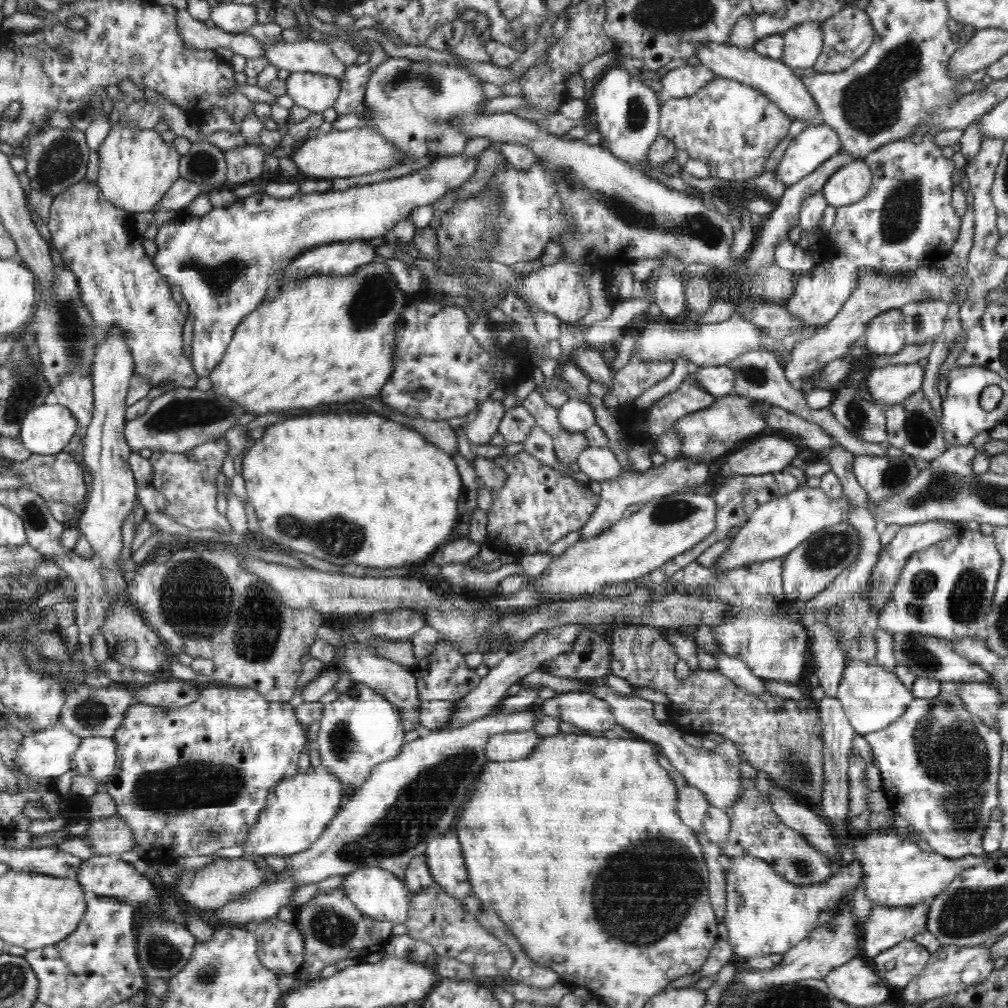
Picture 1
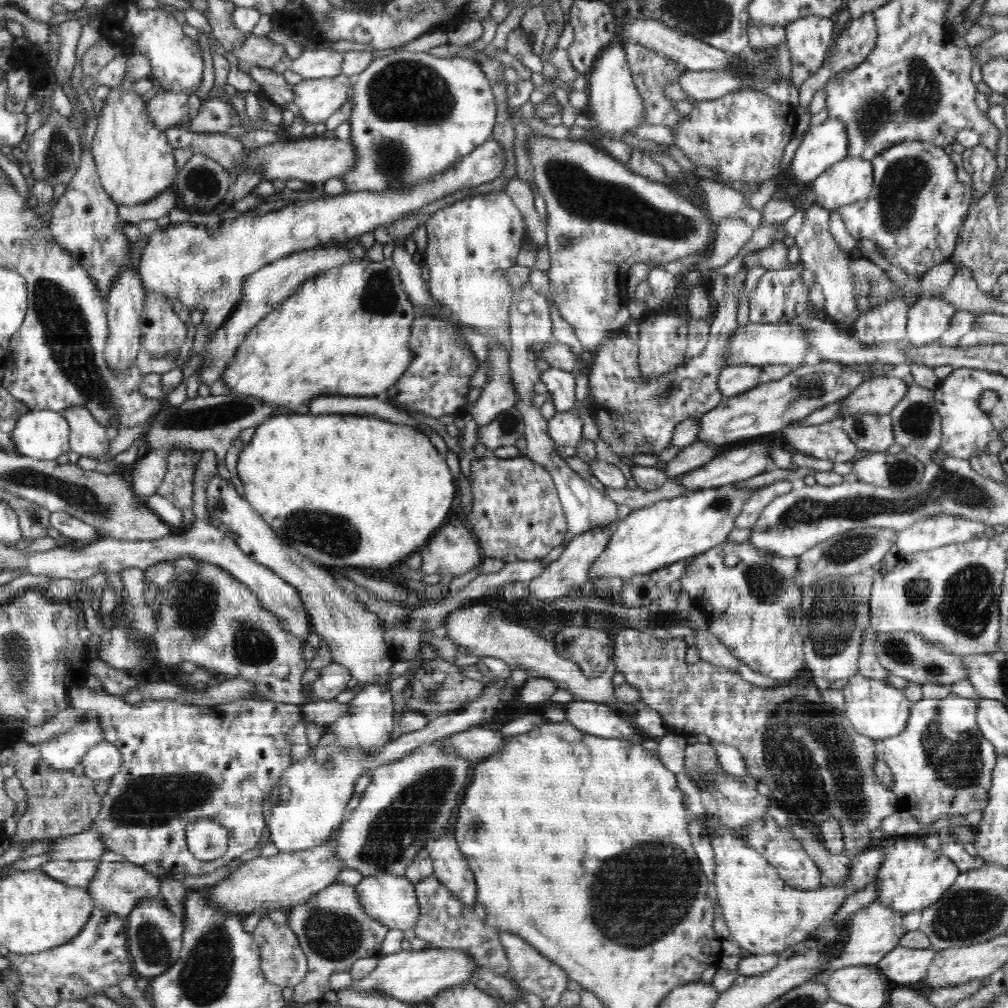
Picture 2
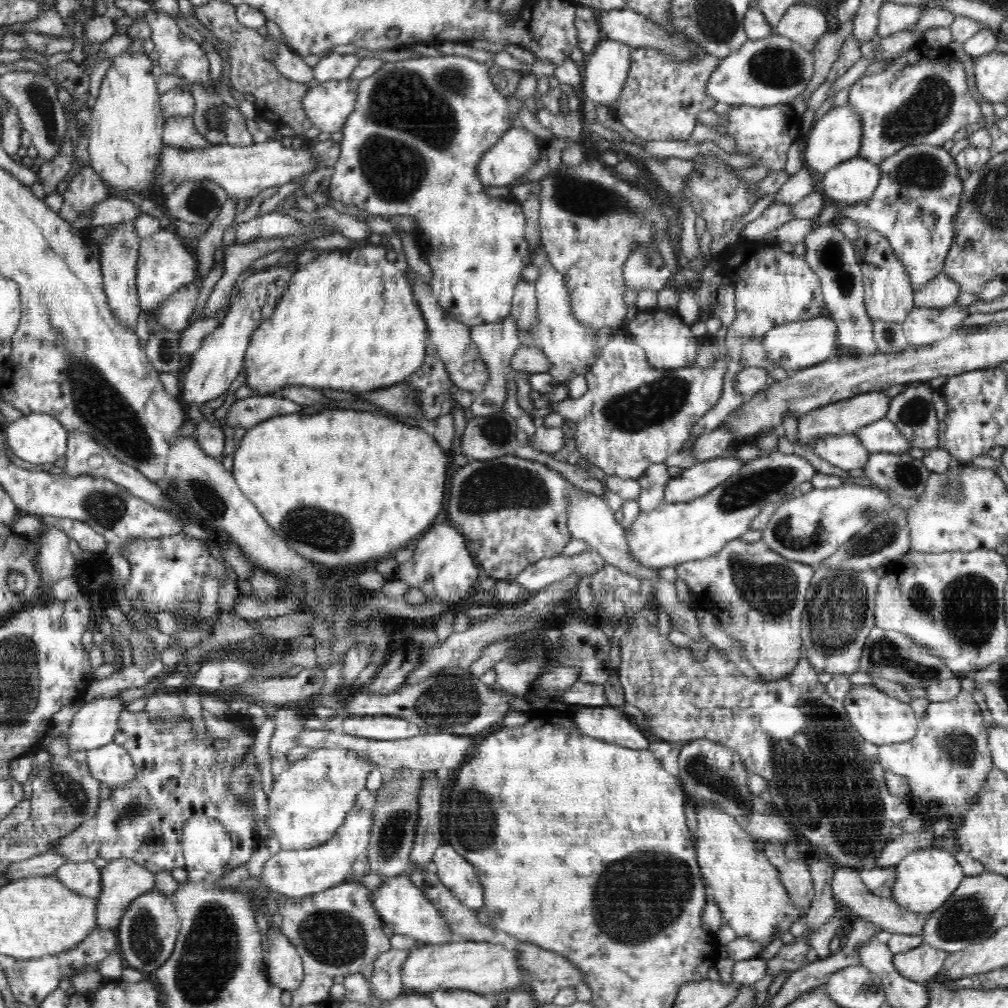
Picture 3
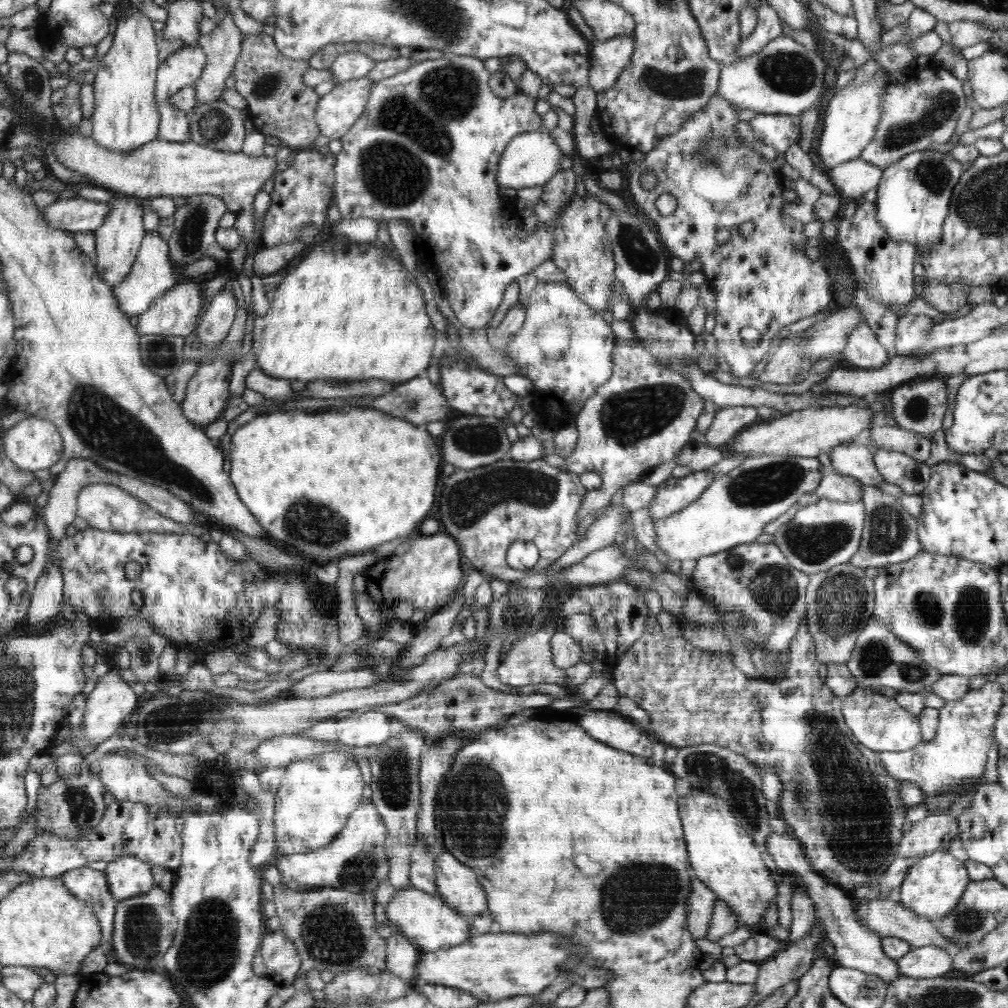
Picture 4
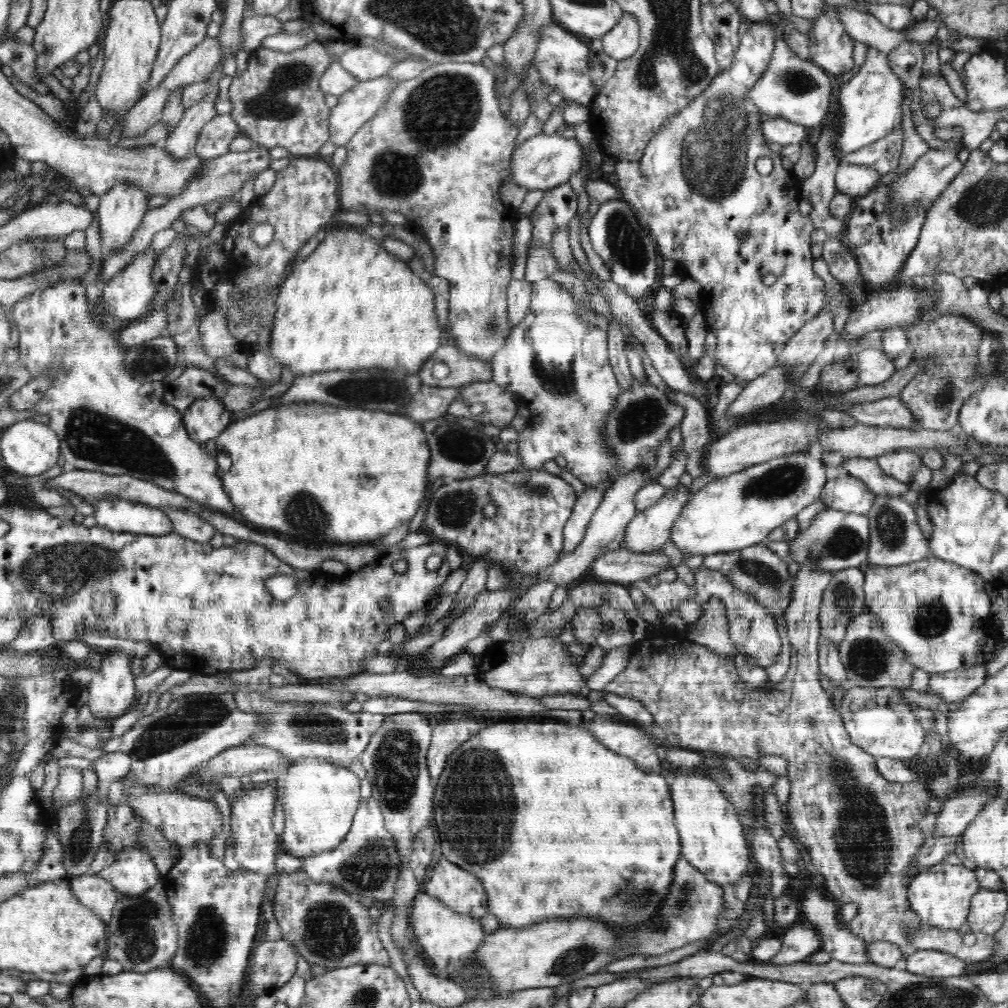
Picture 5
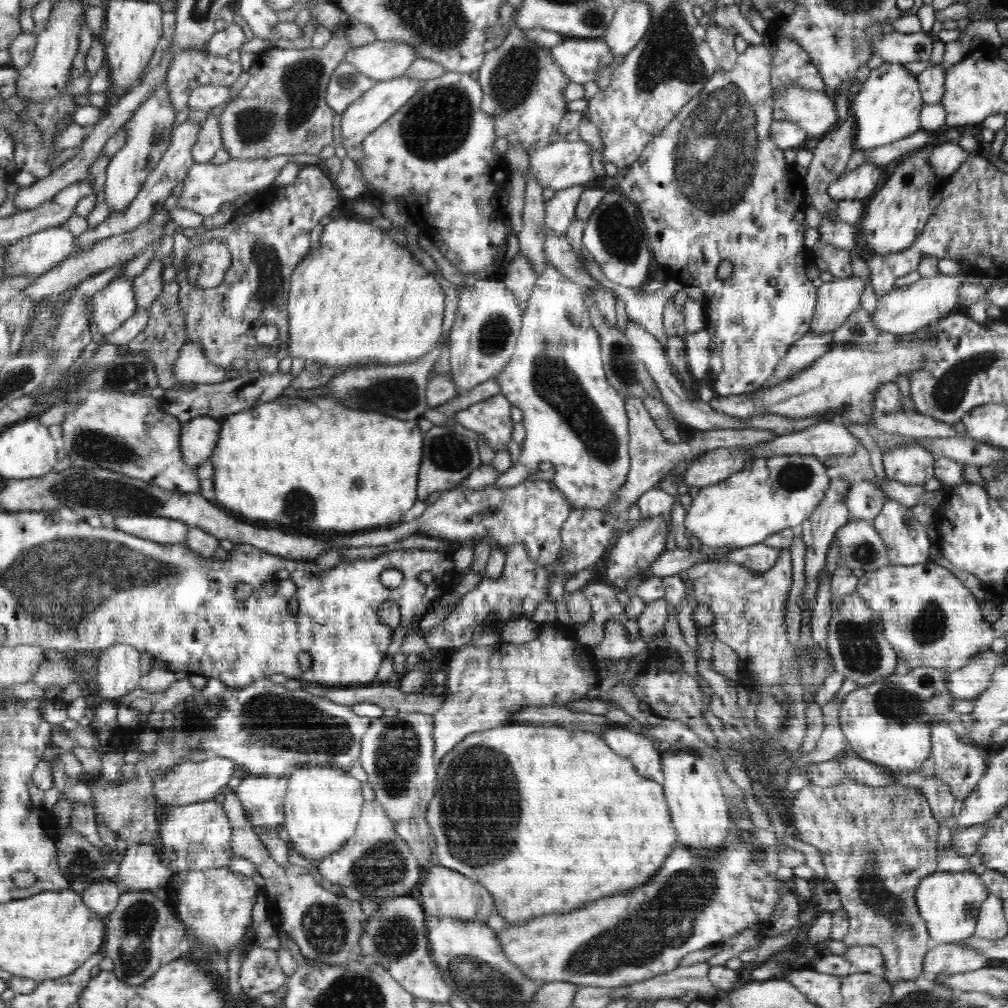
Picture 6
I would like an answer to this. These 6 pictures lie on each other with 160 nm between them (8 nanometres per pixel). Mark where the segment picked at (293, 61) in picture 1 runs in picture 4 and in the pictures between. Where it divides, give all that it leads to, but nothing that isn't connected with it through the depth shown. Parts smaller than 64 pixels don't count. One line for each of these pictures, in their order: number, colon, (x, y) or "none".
2: (321, 63)
3: (335, 66)
4: (354, 64)

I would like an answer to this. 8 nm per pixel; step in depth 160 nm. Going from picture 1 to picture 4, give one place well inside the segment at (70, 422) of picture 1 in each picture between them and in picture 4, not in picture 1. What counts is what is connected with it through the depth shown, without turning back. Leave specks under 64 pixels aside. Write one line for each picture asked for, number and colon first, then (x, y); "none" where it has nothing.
2: (43, 434)
3: (38, 438)
4: (34, 443)

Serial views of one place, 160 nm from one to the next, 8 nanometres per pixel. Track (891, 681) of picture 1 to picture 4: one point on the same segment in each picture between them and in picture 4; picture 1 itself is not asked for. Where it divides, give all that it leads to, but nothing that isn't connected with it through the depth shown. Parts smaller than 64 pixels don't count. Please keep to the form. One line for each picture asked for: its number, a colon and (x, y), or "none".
2: (876, 709)
3: (880, 719)
4: (878, 722)

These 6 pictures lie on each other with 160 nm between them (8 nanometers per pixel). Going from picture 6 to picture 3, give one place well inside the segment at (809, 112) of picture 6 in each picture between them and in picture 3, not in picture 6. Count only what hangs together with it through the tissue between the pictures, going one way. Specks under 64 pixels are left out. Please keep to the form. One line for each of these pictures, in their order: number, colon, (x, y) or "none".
3: (775, 70)
4: (785, 77)
5: (797, 90)

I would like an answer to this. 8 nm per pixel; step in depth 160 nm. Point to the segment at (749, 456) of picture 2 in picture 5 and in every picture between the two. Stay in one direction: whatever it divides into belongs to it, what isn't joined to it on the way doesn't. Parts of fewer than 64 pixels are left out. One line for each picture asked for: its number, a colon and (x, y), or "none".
3: (696, 481)
4: (676, 493)
5: (650, 529)

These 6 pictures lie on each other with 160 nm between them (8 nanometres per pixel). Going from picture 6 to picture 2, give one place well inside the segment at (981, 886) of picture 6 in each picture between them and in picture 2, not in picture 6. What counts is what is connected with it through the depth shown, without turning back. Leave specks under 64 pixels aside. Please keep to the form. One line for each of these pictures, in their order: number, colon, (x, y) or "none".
2: (912, 877)
3: (925, 879)
4: (933, 887)
5: (940, 895)

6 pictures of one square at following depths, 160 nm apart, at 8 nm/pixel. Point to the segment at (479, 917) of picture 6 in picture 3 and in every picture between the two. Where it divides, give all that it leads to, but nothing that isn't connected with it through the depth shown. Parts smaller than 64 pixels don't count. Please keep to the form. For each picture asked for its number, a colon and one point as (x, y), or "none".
3: (457, 874)
4: (457, 885)
5: (458, 889)

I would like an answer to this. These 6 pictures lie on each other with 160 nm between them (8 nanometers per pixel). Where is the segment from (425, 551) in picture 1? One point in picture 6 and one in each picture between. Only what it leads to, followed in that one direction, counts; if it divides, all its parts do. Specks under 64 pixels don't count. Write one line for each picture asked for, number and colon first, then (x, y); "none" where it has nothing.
2: (301, 473)
3: (340, 488)
4: (336, 483)
5: (301, 470)
6: (289, 461)

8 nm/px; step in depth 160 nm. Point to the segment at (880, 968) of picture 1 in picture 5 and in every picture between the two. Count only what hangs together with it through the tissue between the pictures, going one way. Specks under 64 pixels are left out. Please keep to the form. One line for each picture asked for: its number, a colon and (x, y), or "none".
2: (902, 965)
3: (919, 964)
4: (931, 961)
5: (932, 963)

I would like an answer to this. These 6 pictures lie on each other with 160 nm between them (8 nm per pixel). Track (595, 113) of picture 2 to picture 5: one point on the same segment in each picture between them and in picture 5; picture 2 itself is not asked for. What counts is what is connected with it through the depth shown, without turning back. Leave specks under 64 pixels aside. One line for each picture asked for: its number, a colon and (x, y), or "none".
3: (607, 68)
4: (608, 57)
5: (620, 42)

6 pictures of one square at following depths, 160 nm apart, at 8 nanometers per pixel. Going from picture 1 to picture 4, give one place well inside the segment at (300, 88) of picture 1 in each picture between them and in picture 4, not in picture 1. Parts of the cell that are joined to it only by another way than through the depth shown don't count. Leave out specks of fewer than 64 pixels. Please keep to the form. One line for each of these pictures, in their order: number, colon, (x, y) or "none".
2: (318, 99)
3: (328, 106)
4: (337, 112)

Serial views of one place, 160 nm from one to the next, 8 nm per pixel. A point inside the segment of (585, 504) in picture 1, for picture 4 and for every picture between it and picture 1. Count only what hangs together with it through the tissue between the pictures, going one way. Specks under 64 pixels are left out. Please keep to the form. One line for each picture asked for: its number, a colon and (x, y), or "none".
2: (516, 515)
3: (518, 509)
4: (486, 509)

